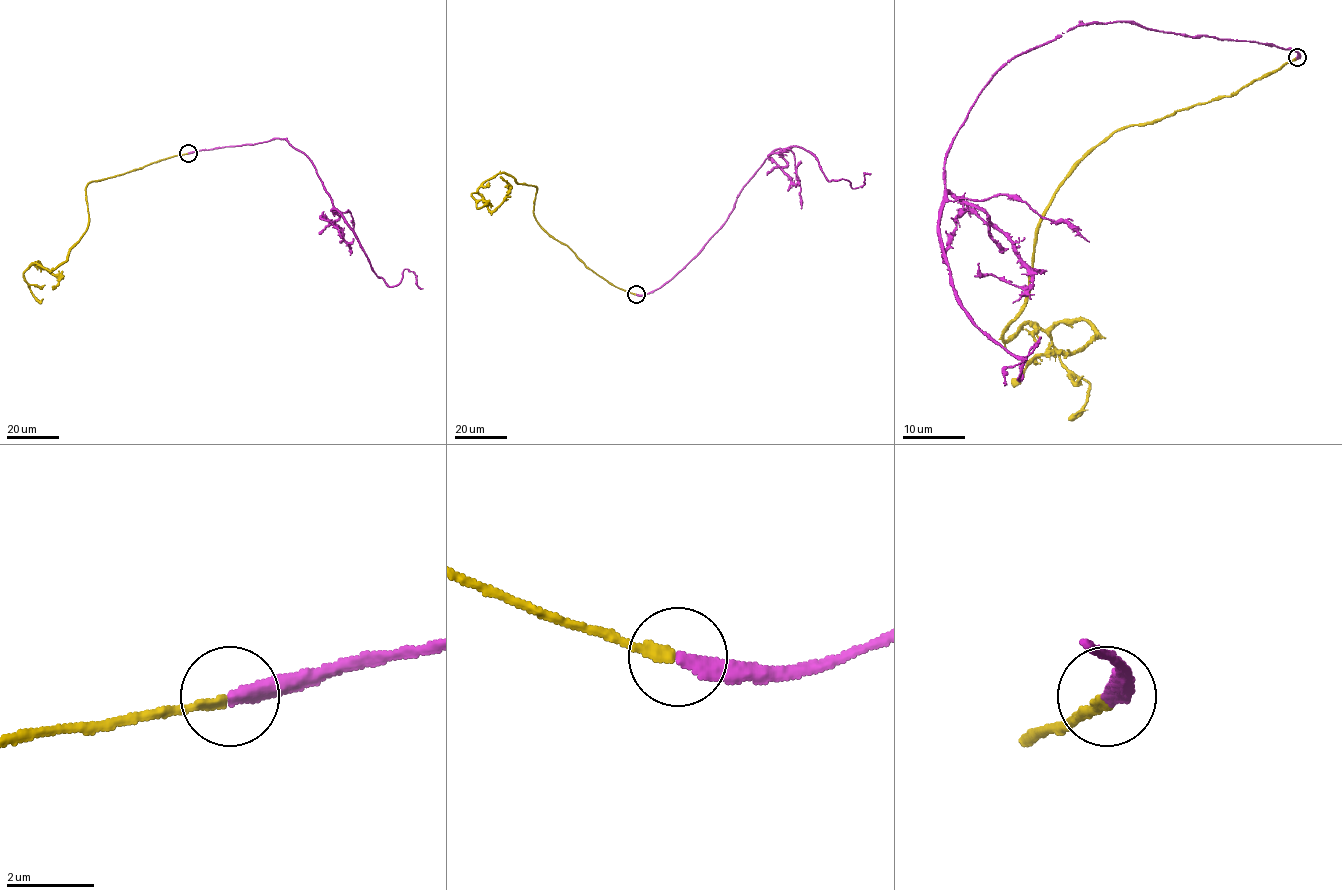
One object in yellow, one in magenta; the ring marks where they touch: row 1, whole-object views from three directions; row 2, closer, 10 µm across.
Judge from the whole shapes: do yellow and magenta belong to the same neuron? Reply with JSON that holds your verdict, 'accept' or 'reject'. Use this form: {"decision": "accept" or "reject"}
{"decision": "accept"}

